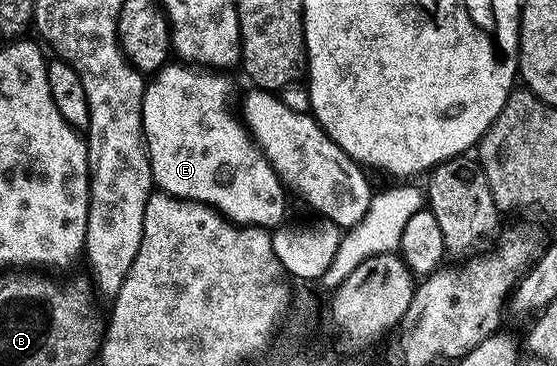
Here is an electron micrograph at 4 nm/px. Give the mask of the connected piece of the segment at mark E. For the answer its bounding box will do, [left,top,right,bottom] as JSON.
[143,61,288,229]

